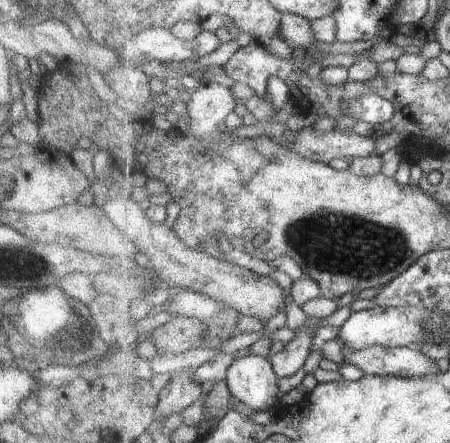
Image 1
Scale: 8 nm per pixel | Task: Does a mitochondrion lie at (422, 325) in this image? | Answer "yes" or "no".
yes

